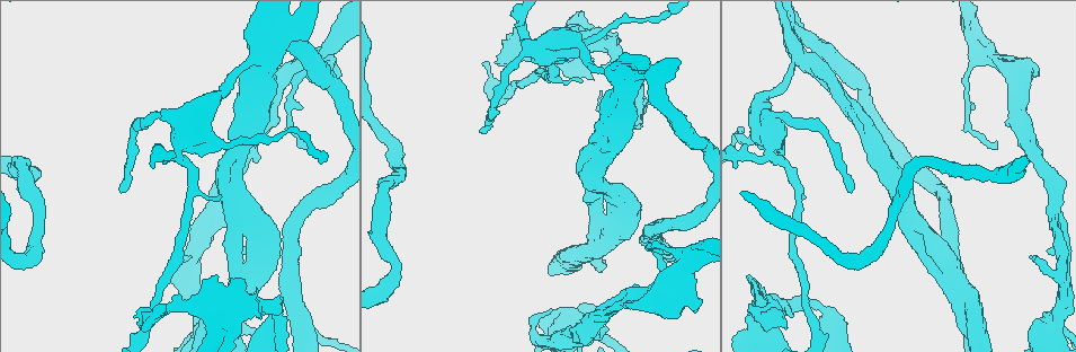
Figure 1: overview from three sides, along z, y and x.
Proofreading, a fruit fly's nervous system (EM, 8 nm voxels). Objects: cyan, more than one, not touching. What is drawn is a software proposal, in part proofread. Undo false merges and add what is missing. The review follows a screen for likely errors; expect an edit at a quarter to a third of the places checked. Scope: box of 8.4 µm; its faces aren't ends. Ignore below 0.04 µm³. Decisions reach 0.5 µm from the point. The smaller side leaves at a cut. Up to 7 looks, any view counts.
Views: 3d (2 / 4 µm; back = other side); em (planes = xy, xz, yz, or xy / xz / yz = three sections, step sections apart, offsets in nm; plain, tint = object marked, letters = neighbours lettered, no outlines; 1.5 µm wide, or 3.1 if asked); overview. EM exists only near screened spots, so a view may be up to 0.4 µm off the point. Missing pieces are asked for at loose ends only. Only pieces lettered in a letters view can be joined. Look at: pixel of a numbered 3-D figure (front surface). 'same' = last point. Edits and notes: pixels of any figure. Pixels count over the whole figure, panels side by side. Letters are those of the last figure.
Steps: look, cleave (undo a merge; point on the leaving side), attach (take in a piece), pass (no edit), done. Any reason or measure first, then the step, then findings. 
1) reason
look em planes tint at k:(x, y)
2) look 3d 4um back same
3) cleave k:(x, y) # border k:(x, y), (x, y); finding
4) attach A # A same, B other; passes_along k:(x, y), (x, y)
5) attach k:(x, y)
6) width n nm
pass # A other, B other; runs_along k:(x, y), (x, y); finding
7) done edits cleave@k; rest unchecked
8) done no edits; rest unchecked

four-way junction
look 3d 4um at 1:(623, 75)

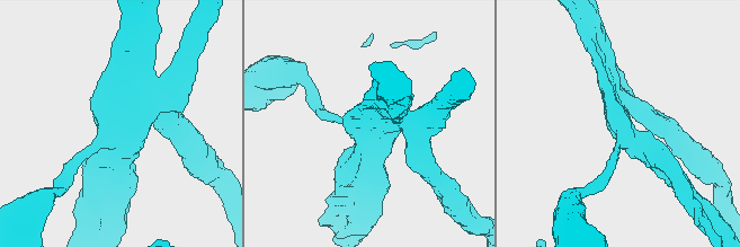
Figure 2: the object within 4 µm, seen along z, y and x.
look em planes letters at 2:(112, 131)

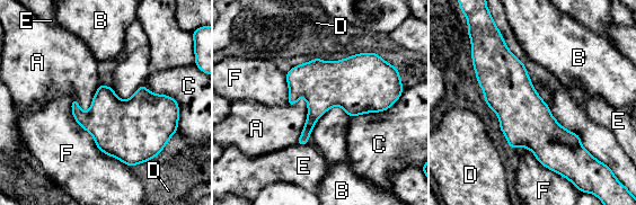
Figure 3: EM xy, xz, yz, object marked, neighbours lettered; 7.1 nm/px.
pass # A other, B other, C other, D other, E other, F other; runs_along 3:(496, 43), (550, 166); all the same cell

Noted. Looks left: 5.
abrupt turn
look 3d 4um at 1:(182, 147)

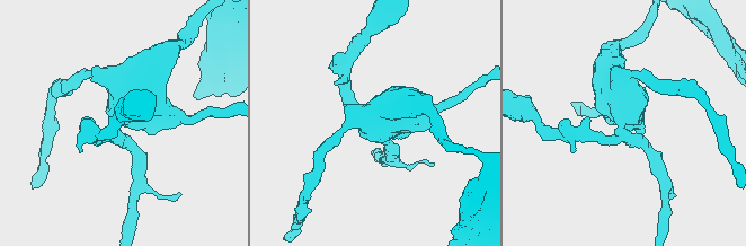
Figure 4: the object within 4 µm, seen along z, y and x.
look em planes tint at 4:(628, 120)

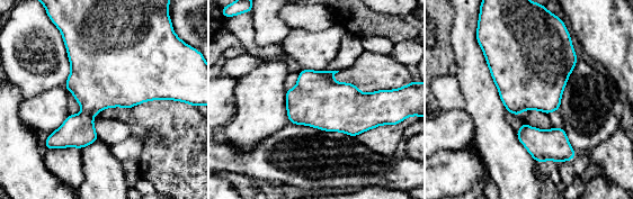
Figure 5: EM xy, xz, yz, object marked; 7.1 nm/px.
see the neighbours
look em planes letters same

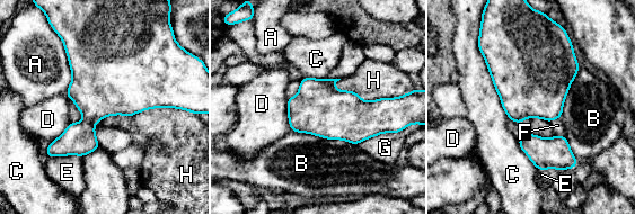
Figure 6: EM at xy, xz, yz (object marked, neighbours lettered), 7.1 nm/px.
width 360 nm
pass # A other, B other, C other, D other, E other, F other, G other, H other; border 6:(187, 110), (147, 108), (98, 122); continuous, no second cell

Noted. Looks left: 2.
look em planes plain at 1:(240, 279)

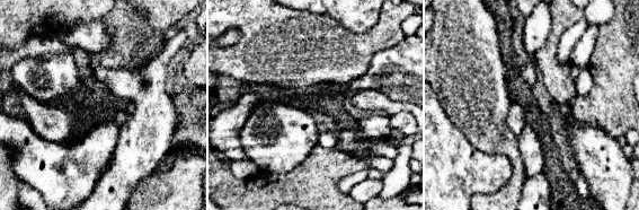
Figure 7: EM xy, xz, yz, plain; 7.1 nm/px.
look em planes letters same

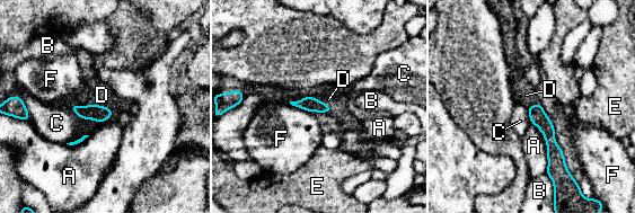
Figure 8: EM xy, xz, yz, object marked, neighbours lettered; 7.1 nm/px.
attach 8:(328, 99) # A other, B other, C other, D same, E other, F other; passes_along 8:(309, 104), (310, 97), (328, 99); it goes on there

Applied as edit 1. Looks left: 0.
done edits attach@8; rest unchecked

